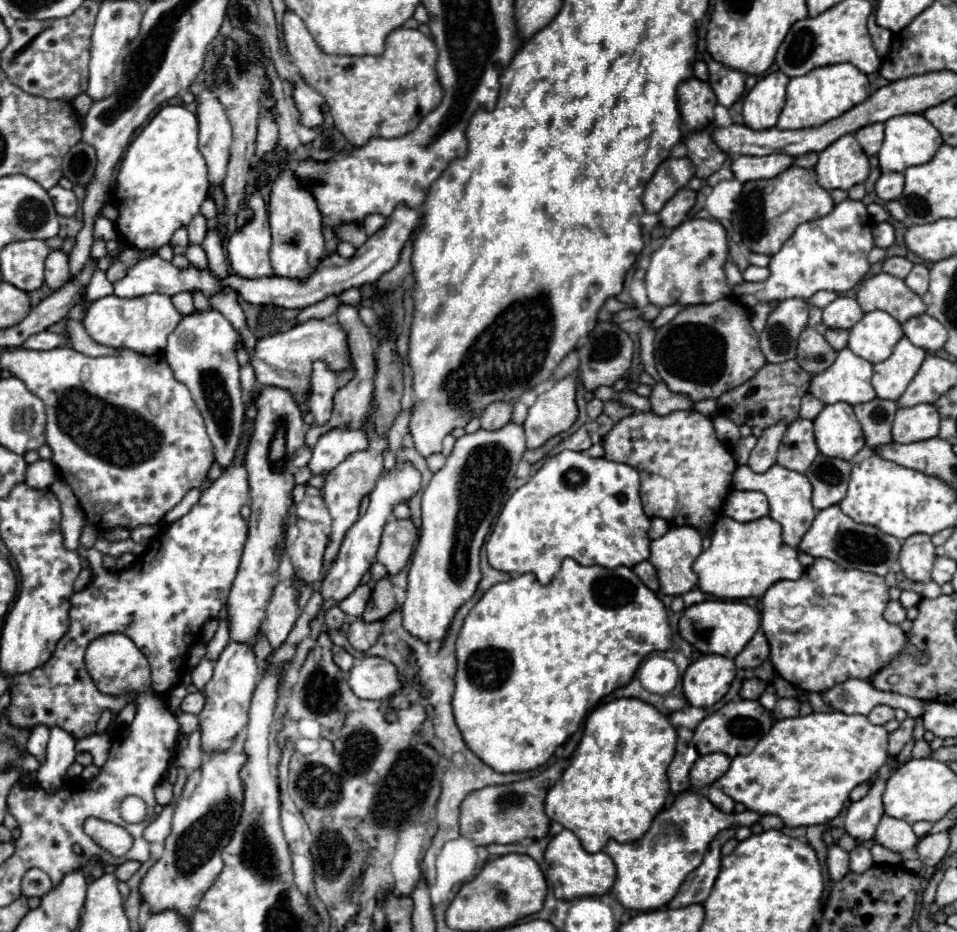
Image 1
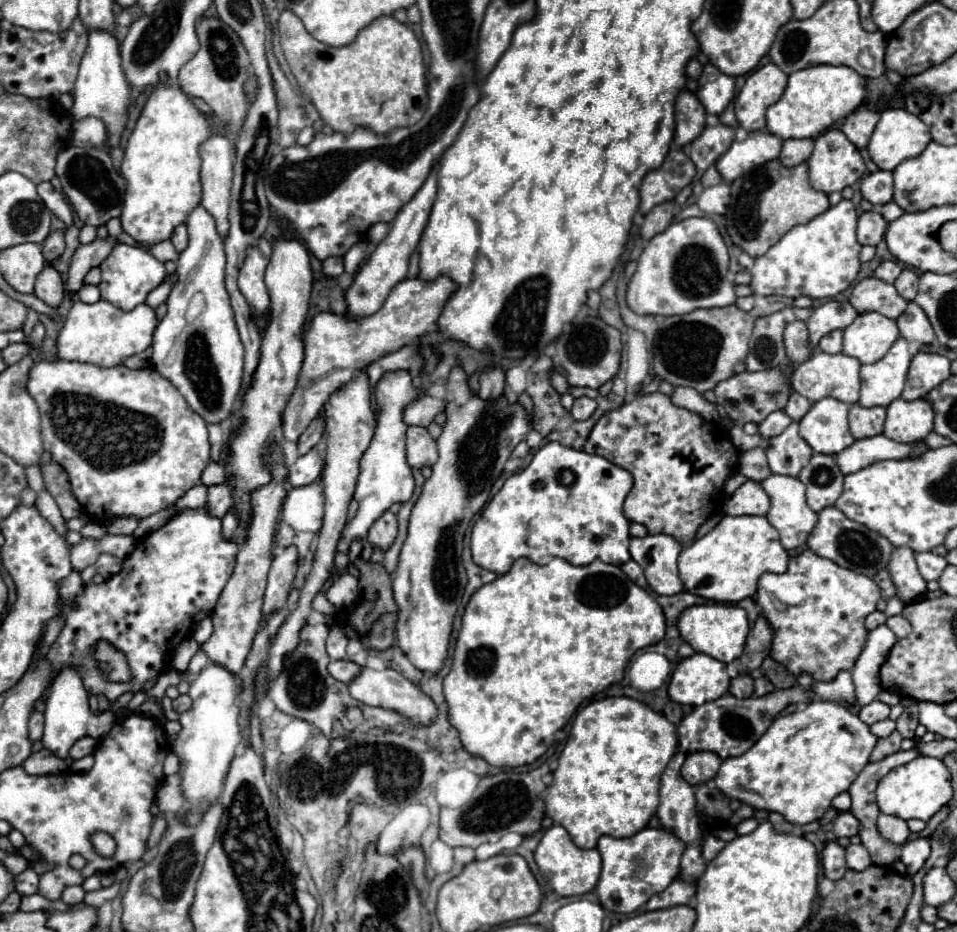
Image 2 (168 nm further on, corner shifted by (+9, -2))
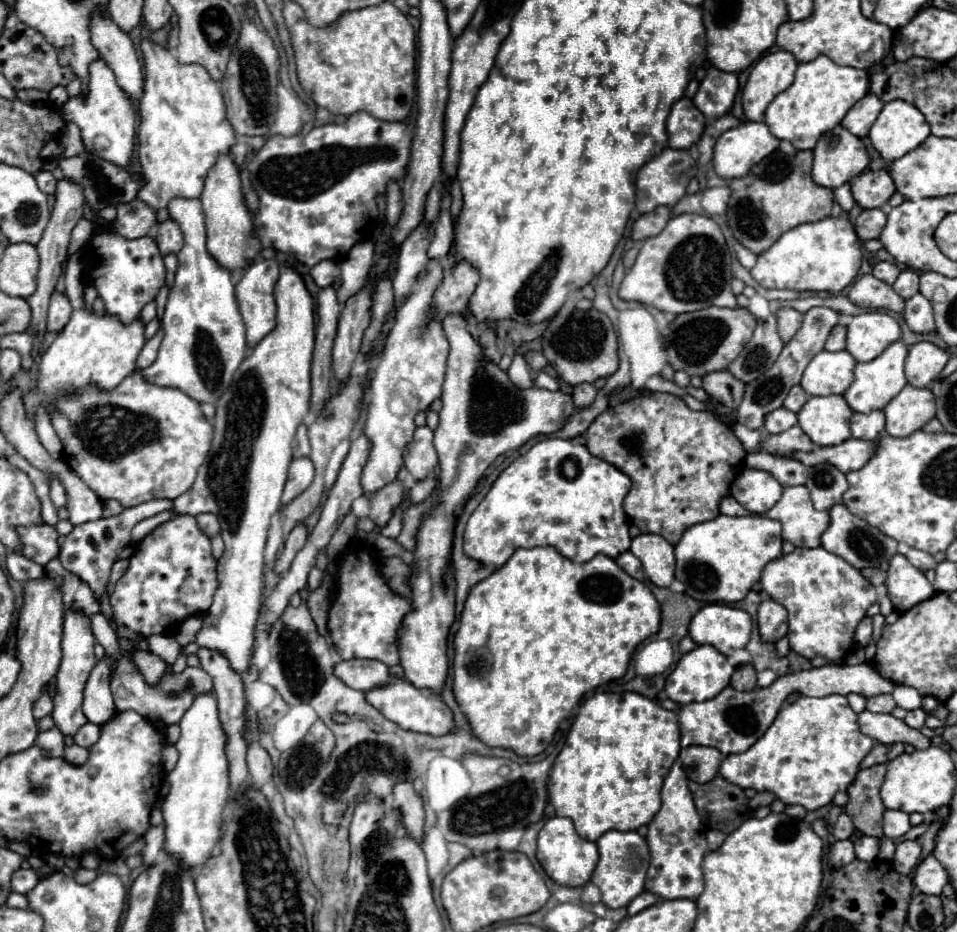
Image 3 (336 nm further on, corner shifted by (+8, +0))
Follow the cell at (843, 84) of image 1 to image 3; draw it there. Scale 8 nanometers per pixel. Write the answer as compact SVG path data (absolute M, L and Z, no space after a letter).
M820 55L814 61L800 63L794 83L782 91L766 109L766 125L778 139L790 141L796 149L814 149L818 137L840 125L848 109L868 93L868 73L856 67L836 65Z

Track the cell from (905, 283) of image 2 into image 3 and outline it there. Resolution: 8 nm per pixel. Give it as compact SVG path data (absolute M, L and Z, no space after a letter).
M904 269L904 271L898 275L896 283L894 283L894 291L896 291L902 299L908 299L908 297L912 297L912 295L918 293L918 281L920 281L920 275L918 275L916 271Z

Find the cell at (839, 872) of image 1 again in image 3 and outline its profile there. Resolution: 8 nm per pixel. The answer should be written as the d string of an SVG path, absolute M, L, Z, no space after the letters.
M836 841L832 847L830 847L830 861L832 861L832 867L842 867L842 865L848 865L856 859L854 855L854 845L852 841Z

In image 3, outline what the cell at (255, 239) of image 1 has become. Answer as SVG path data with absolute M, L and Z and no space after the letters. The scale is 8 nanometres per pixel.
M258 259L244 271L242 279L236 285L236 301L238 301L238 309L240 309L240 315L246 325L248 347L256 347L256 343L276 327L274 285L276 285L278 277L280 277L280 267L274 259Z

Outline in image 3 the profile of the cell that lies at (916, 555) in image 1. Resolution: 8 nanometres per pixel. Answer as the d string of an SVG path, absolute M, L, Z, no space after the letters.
M894 555L888 569L888 597L896 611L908 611L936 593L932 583L904 555Z

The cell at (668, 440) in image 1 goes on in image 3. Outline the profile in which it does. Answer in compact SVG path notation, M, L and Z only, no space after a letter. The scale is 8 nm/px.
M652 393L650 397L618 403L598 415L586 431L586 447L594 457L600 457L626 473L632 489L624 499L624 511L642 533L662 535L676 545L684 529L710 521L718 515L720 501L728 495L730 483L738 475L746 451L732 429L708 411L692 411L680 397L668 393Z

